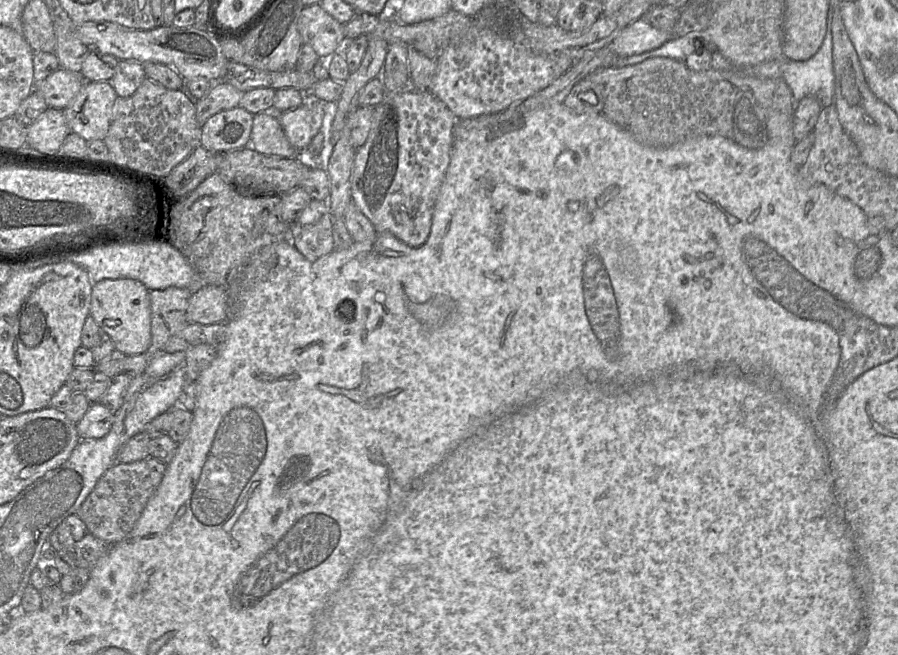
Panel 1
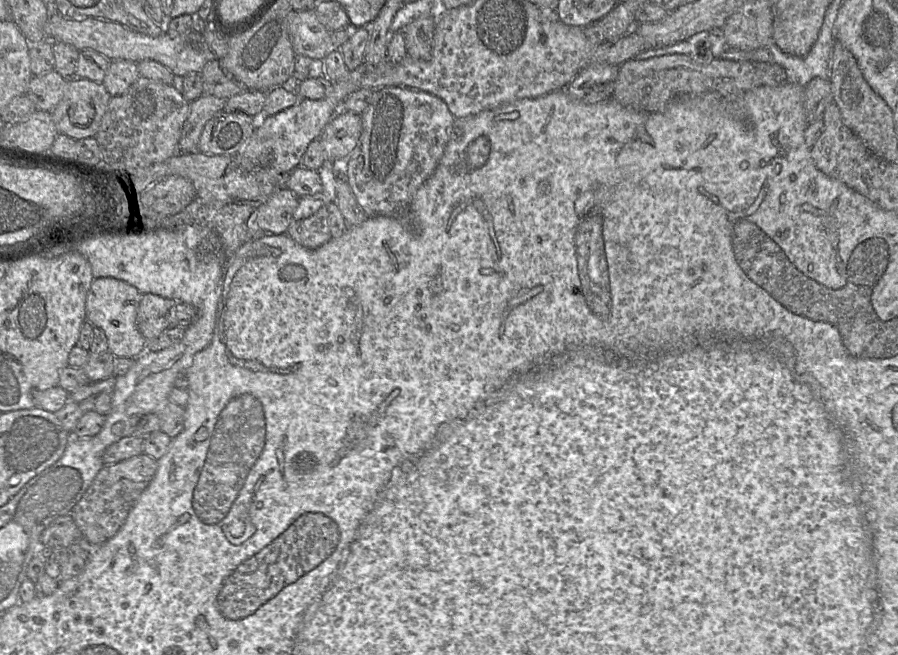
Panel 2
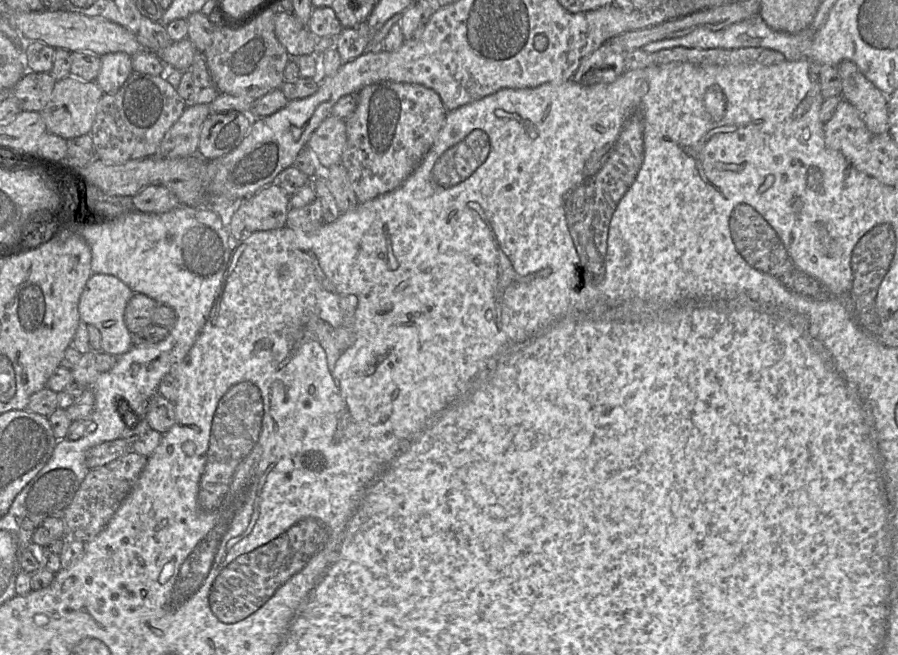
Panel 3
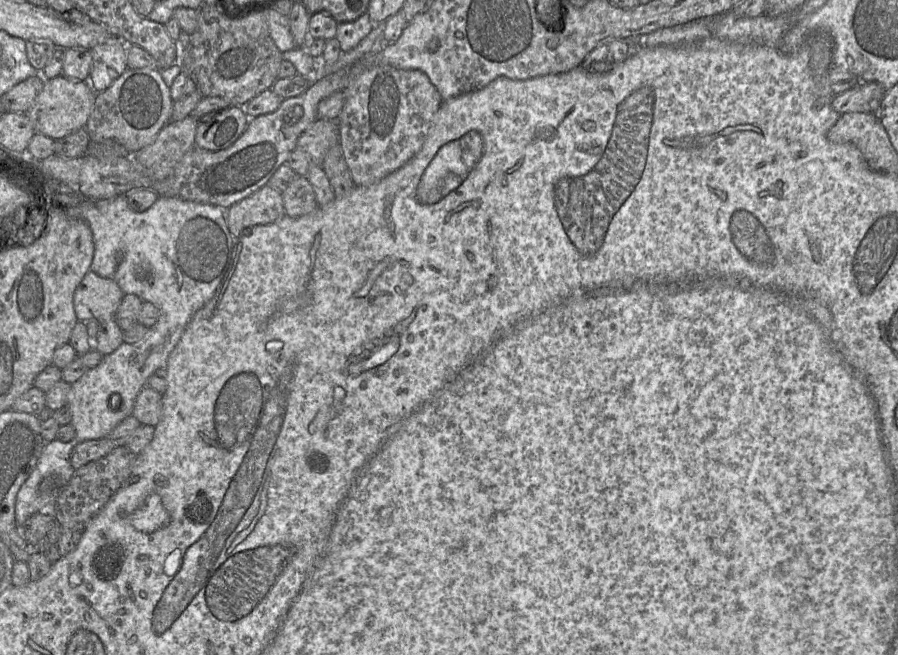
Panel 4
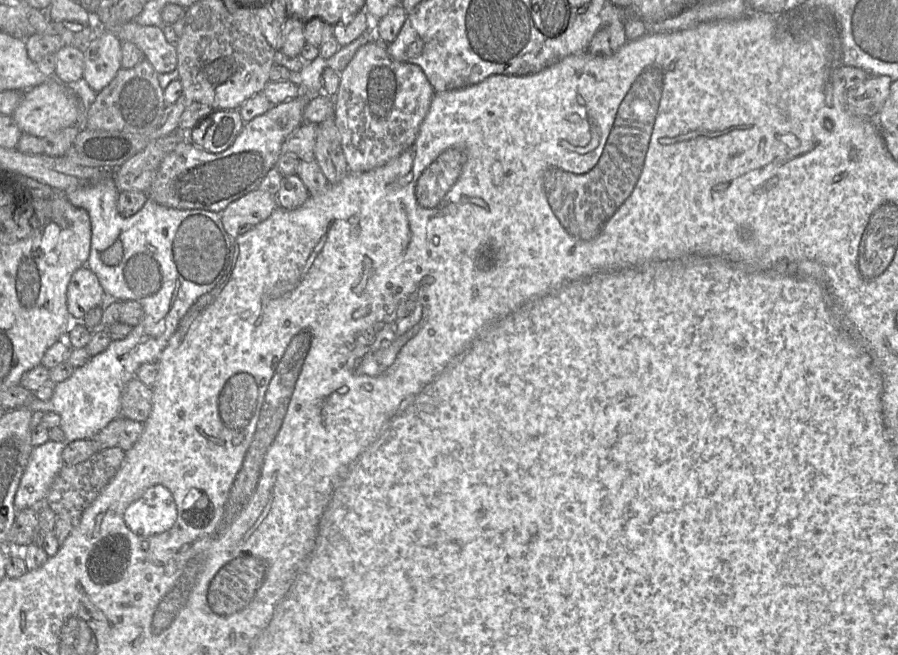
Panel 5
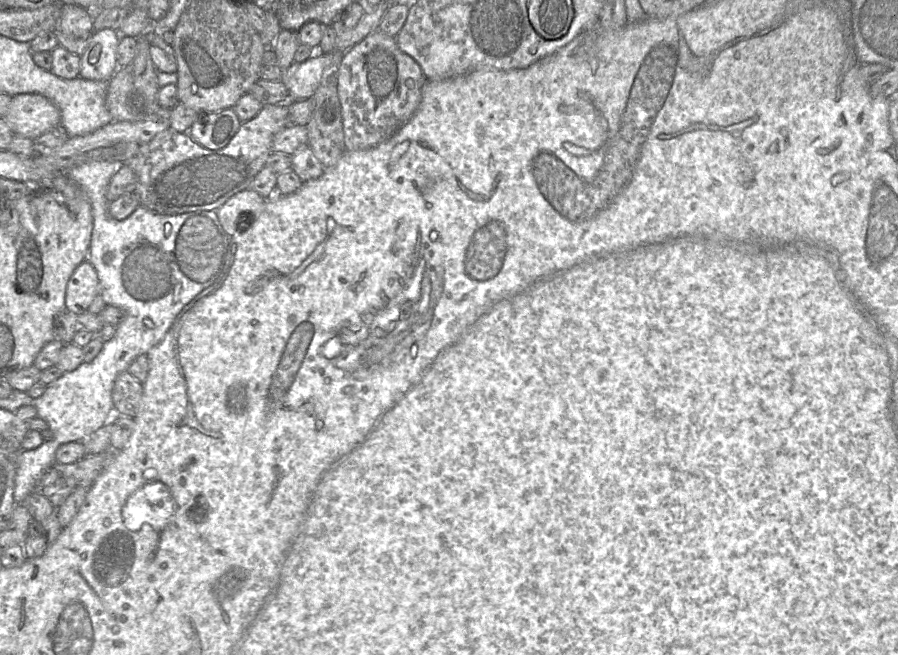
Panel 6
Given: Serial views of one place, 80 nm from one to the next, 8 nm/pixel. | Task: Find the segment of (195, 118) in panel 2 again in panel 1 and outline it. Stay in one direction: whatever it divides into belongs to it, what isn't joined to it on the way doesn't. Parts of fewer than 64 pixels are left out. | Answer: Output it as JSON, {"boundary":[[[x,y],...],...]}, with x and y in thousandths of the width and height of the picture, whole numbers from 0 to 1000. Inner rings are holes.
{"boundary":[[[239,125],[232,144],[217,157],[220,189],[225,194],[241,173],[266,162],[272,142],[252,125]]]}

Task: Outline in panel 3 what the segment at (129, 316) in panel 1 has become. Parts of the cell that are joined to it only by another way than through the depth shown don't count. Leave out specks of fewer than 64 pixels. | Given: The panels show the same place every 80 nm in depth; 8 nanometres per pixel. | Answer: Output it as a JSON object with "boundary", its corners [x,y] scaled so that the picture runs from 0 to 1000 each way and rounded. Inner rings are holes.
{"boundary":[[[102,418],[89,452],[87,475],[90,490],[108,499],[112,508],[112,536],[126,544],[140,539],[147,530],[146,508],[139,490],[140,467],[149,446],[126,420]]]}

